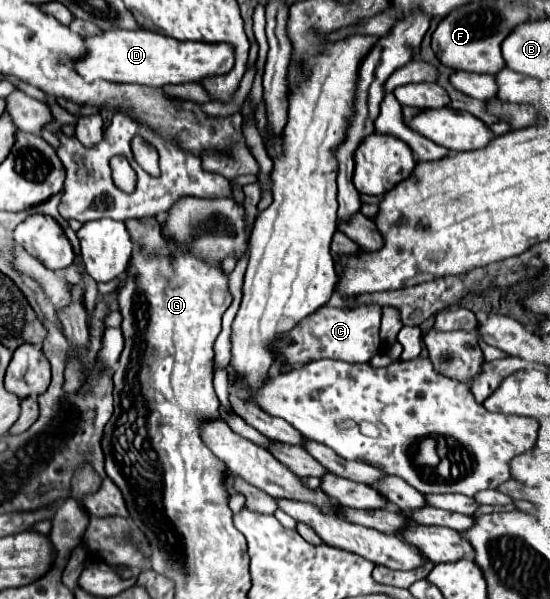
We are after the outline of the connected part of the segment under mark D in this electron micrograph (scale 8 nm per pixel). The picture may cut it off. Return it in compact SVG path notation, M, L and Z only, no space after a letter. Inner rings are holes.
M108 30L100 36L88 38L88 54L76 62L76 72L88 82L102 78L122 84L168 86L184 82L200 82L210 76L228 74L234 66L234 46L180 42L150 30Z

